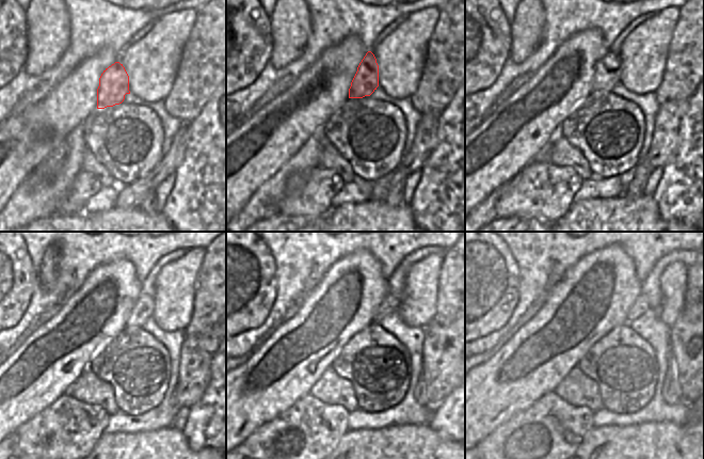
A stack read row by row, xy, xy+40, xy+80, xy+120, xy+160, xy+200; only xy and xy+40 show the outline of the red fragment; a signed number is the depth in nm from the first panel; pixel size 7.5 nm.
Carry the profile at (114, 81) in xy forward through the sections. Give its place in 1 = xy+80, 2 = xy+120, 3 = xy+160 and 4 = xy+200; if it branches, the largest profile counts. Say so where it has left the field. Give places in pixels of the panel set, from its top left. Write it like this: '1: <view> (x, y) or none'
1: xy+80 (607, 74)
2: xy+120 (143, 309)
3: xy+160 (390, 303)
4: xy+200 (641, 305)

